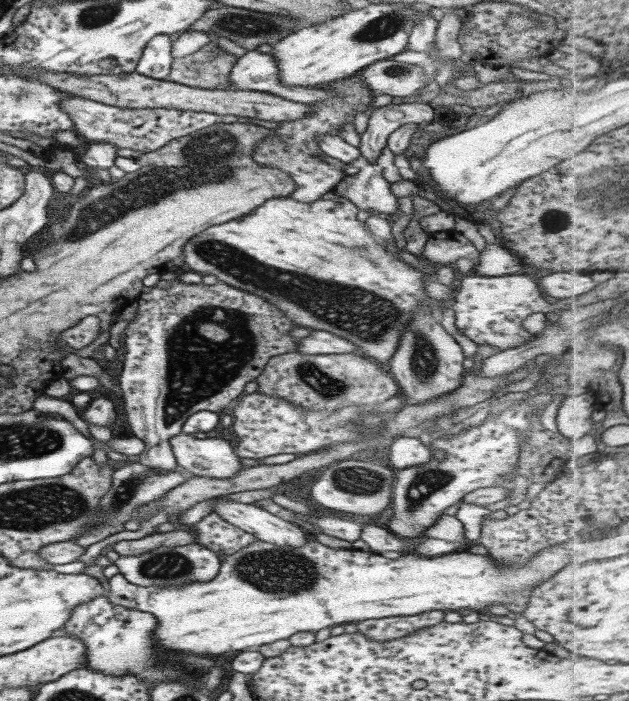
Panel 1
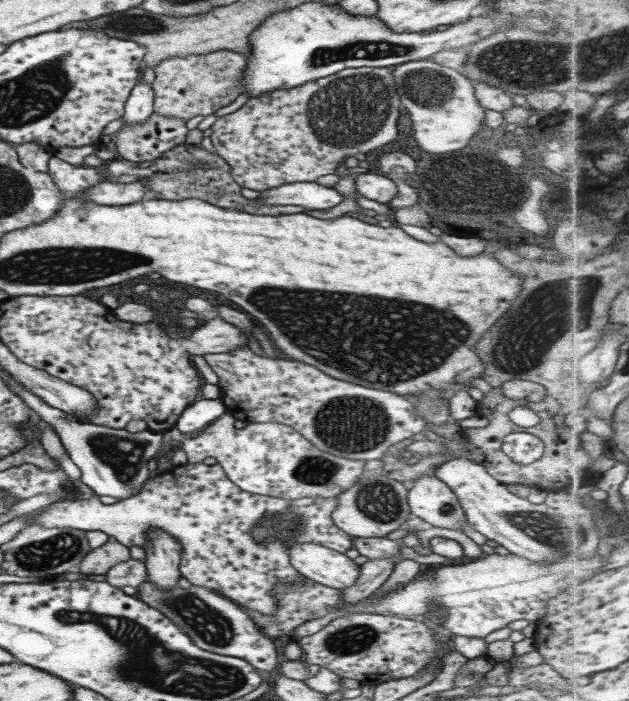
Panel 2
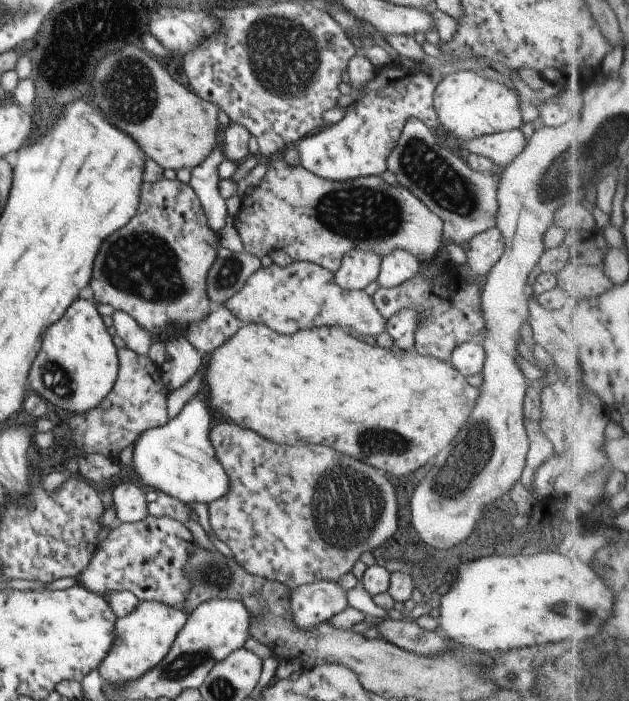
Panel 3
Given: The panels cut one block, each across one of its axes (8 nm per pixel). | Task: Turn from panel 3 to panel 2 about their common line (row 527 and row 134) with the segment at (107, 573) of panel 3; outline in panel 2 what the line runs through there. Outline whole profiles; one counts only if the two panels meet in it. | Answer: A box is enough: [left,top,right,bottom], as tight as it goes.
[111,112,188,164]

